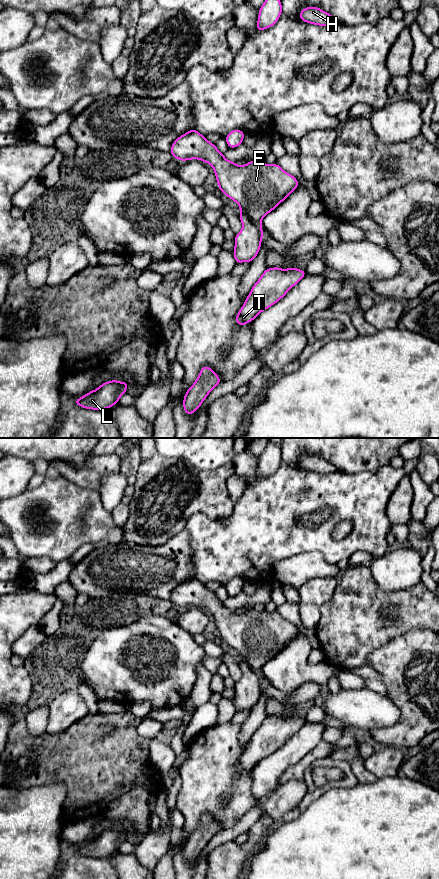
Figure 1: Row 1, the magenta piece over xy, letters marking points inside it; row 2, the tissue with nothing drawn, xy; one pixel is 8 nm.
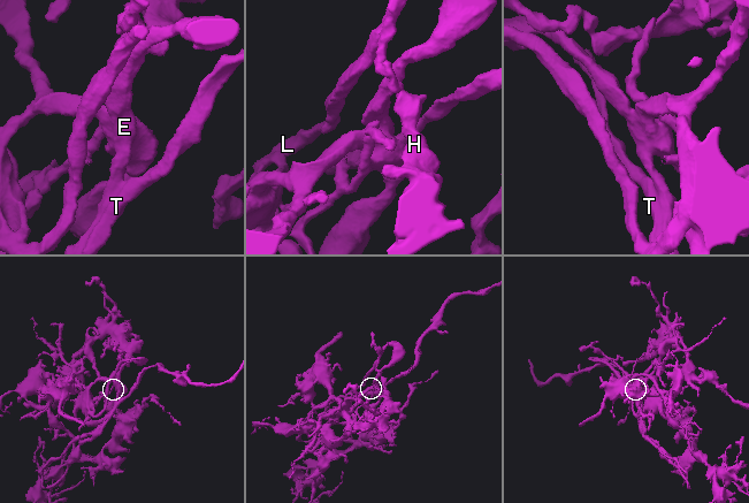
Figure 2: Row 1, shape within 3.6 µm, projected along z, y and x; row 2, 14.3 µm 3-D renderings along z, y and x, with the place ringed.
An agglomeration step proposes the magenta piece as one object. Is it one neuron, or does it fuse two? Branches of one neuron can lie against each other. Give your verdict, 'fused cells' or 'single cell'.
single cell

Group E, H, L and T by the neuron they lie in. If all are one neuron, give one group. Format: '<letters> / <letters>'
E H L T

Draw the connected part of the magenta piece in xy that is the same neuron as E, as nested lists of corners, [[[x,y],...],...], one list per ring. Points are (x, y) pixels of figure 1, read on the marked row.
[[[195,129],[179,136],[173,142],[169,152],[173,158],[180,161],[198,159],[209,163],[213,167],[219,190],[240,207],[239,218],[242,222],[242,230],[235,235],[235,248],[233,250],[236,264],[242,262],[252,263],[261,248],[264,235],[261,226],[263,217],[274,210],[298,187],[298,180],[293,175],[285,172],[277,163],[268,165],[265,162],[258,163],[252,160],[242,166],[233,161],[228,161],[215,144],[209,142],[205,136]]]

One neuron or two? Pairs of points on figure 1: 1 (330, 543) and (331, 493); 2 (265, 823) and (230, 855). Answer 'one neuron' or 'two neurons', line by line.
1: one neuron
2: one neuron

